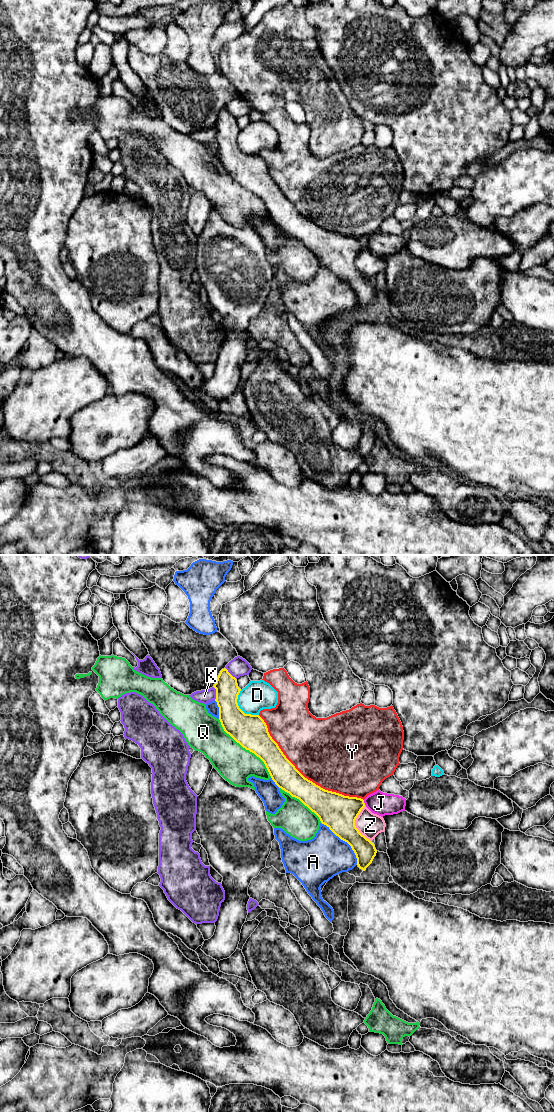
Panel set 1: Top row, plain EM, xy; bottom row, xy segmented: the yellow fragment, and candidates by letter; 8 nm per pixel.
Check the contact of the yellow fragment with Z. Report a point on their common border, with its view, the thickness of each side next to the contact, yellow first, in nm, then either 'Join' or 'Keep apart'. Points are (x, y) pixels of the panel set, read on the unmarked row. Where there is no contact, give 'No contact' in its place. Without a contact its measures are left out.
Touches yellow at xy (354, 264). Thickness 280 nm (yellow) against 190 nm. Keep apart

